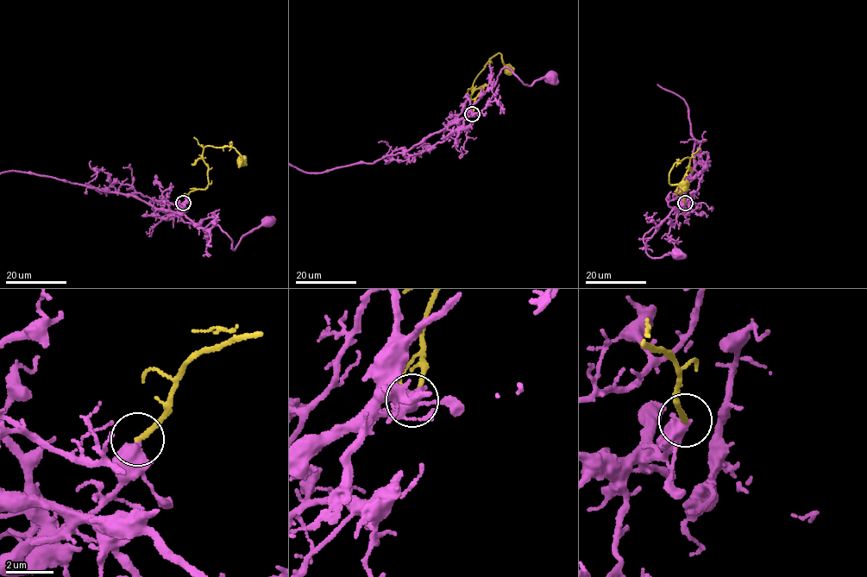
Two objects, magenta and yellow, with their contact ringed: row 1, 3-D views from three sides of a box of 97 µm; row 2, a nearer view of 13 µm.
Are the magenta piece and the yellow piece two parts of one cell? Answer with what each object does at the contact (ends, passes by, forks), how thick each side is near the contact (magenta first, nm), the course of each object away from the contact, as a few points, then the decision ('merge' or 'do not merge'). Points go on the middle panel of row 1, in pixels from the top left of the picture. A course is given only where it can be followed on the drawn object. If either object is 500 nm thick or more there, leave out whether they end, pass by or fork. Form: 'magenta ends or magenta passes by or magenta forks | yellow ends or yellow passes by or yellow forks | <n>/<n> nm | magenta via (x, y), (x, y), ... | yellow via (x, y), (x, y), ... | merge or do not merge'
600/200 nm | magenta via (472, 114), (468, 116), (467, 110), (492, 88), (501, 69), (505, 67), (530, 86), (549, 73), (551, 76) | yellow via (472, 114), (483, 87), (474, 90), (474, 79), (492, 57), (502, 54), (503, 63), (511, 67), (510, 72) | do not merge

